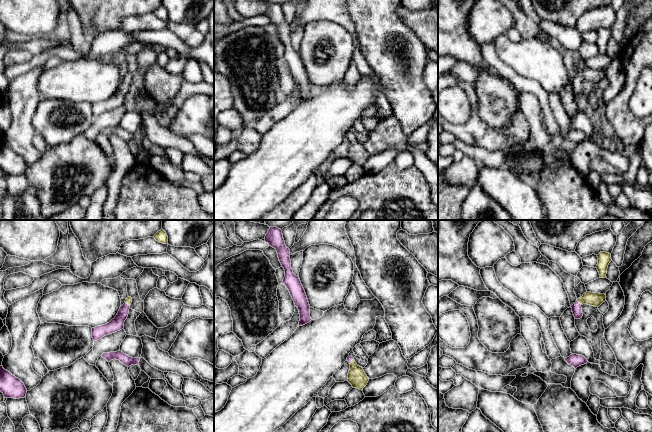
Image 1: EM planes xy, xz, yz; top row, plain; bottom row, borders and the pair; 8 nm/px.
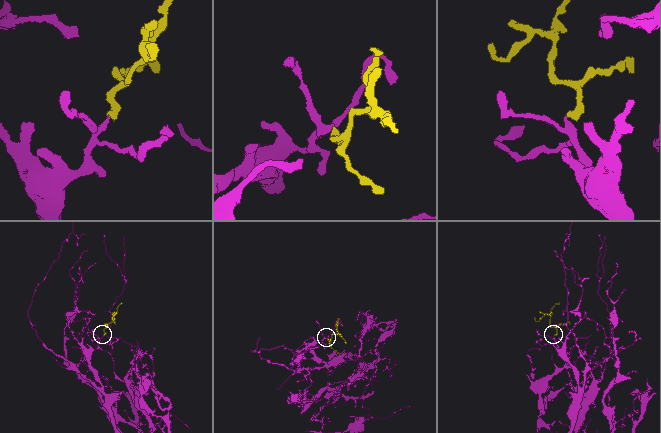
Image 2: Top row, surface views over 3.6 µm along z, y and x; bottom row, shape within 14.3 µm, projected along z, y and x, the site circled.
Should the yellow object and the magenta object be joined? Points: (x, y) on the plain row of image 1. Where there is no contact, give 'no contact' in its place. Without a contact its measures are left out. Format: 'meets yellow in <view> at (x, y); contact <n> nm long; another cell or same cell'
meets yellow in yz at (579, 78); contact 50 nm long; same cell

